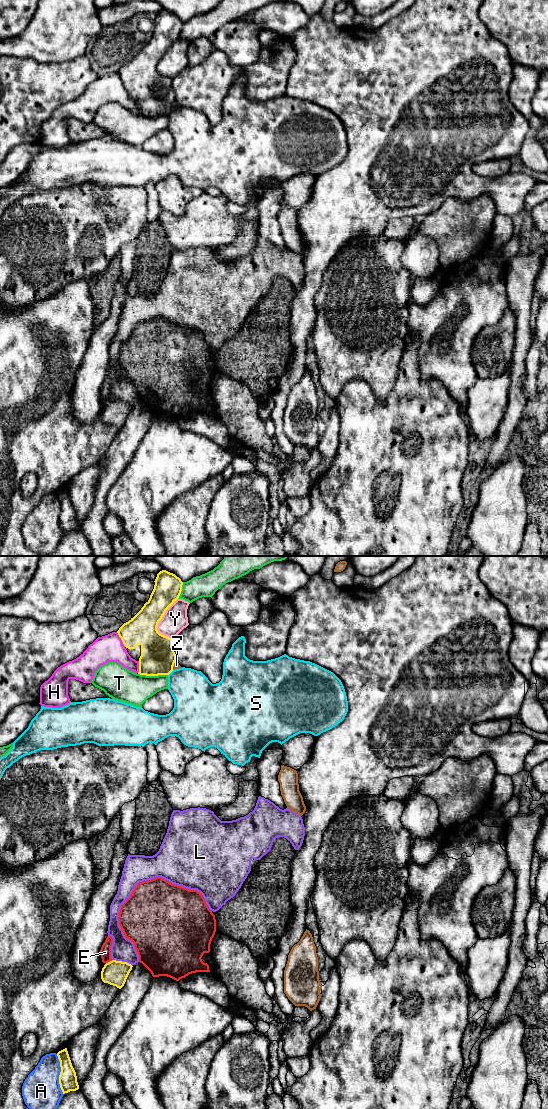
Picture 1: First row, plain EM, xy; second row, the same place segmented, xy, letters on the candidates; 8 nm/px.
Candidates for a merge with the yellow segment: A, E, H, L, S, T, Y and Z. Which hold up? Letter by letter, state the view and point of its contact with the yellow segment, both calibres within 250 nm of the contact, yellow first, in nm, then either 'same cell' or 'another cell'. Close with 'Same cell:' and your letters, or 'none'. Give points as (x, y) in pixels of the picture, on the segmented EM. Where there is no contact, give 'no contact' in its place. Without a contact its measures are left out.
A: meets yellow in xy at (60, 1074); 140 nm thick on the yellow side, 300 nm on the other; another cell
E: meets yellow in xy at (110, 961); 200 nm thick on the yellow side, 90 nm on the other; another cell
H: meets yellow in xy at (121, 639); 240 nm thick on the yellow side, 220 nm on the other; another cell
L: meets yellow in xy at (123, 962); 200 nm thick on the yellow side, 190 nm on the other; another cell
S: meets yellow in xy at (170, 672); 280 nm thick on the yellow side, 320 nm on the other; another cell
T: meets yellow in xy at (153, 675); 280 nm thick on the yellow side, 260 nm on the other; another cell
Y: meets yellow in xy at (159, 620); 260 nm thick on the yellow side, 200 nm on the other; another cell
Z: meets yellow in xy at (173, 665); 280 nm thick on the yellow side, 50 nm on the other; another cell
Same cell: none

